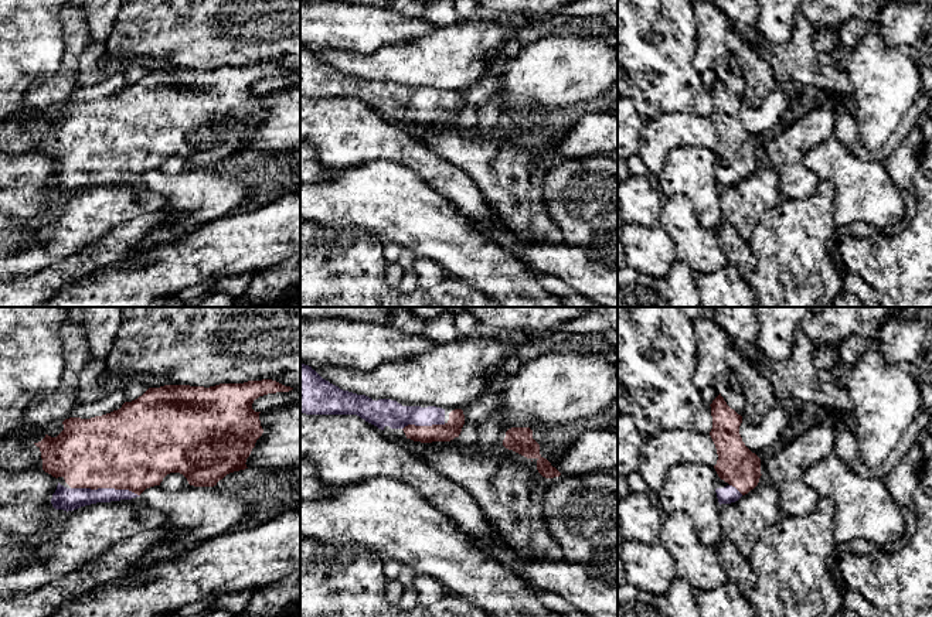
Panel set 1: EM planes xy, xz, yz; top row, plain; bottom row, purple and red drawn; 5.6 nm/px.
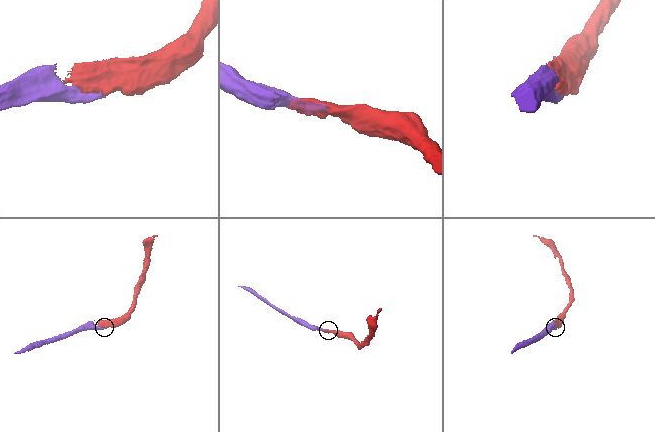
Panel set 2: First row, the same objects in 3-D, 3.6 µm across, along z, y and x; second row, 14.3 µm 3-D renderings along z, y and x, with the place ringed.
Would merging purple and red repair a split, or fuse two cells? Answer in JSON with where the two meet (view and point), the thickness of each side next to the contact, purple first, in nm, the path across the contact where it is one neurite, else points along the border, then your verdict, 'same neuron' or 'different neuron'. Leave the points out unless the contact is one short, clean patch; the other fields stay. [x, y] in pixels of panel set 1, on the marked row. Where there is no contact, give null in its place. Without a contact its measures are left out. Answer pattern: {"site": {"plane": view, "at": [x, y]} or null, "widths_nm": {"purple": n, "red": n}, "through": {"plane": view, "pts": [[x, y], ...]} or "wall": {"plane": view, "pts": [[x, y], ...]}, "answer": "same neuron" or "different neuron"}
{"site": {"plane": "xy", "at": [105, 488]}, "widths_nm": {"purple": 130, "red": 440}, "answer": "same neuron"}

